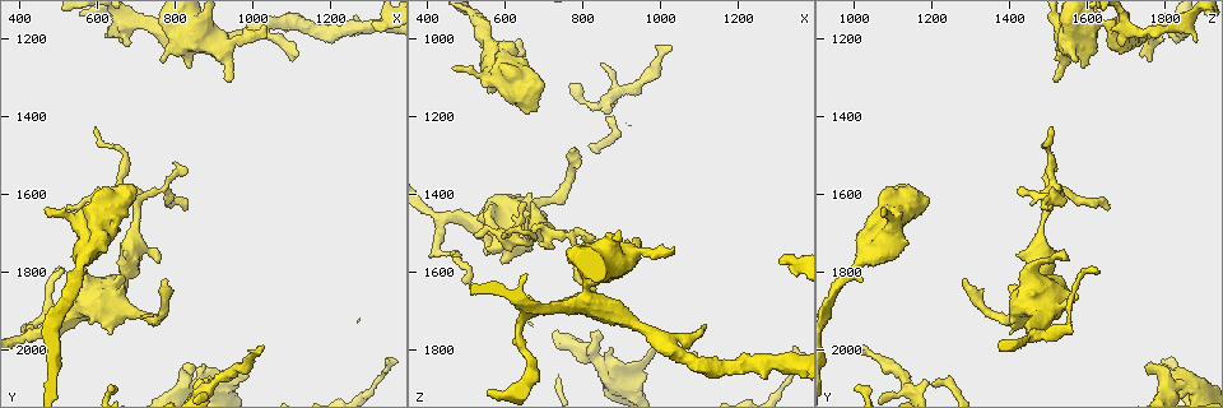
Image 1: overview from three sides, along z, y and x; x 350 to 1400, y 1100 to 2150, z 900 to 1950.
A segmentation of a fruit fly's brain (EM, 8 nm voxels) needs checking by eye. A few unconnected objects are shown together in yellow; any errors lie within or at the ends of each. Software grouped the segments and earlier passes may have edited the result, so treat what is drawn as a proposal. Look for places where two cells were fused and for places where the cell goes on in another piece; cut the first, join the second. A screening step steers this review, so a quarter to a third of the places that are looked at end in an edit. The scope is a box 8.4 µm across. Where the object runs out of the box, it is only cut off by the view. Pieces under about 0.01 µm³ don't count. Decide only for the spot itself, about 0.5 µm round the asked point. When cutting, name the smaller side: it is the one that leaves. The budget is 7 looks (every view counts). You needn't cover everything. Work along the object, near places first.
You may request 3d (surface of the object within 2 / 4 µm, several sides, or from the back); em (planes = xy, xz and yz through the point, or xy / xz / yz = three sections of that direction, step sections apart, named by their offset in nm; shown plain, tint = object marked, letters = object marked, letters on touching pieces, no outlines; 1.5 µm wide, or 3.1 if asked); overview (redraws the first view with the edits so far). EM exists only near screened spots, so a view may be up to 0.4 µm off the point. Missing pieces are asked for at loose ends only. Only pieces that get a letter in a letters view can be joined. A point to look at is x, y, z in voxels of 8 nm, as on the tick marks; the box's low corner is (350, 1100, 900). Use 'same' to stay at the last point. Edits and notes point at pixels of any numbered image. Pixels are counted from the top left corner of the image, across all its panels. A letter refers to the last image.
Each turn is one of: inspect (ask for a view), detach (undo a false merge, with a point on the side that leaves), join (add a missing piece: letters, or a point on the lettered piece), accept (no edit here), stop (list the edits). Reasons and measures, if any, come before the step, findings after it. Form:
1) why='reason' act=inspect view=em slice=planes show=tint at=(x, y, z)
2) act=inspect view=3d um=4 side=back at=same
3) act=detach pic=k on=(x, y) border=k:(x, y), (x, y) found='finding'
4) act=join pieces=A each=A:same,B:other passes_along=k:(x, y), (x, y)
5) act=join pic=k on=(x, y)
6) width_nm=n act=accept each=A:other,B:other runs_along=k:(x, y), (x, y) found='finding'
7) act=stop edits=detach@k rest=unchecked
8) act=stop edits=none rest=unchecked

why='free end' act=inspect view=em slice=xy step=4 show=tint at=(1310, 1175, 1565)

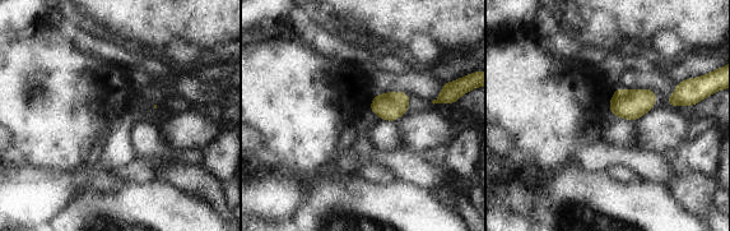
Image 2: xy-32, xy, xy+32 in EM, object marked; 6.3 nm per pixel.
act=inspect view=em slice=xy step=4 show=letters at=same

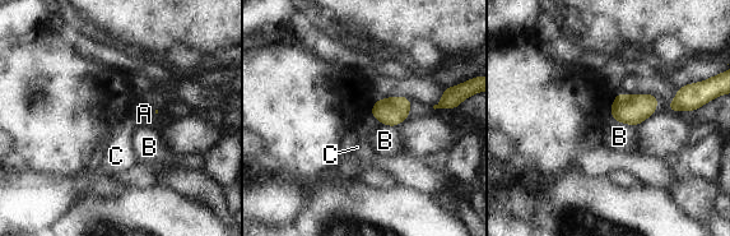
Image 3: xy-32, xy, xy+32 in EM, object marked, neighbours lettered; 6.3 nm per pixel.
act=accept each=A:other,B:other,C:other border=3:(618, 121), (635, 126) found='no lettered piece goes on from it'

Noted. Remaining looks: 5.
why='branch stops here' act=inspect view=em slice=planes show=letters at=(1035, 1175, 1545)

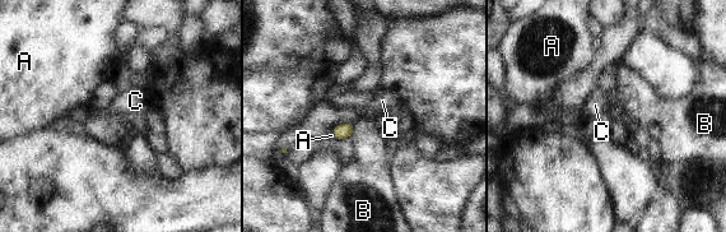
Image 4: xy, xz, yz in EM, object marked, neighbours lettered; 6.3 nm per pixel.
act=accept each=A:other,B:other,C:other border=4:(354, 124), (354, 131), (349, 137) found='none of them fits'

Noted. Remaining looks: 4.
why='thick turns thin' act=inspect view=3d um=2 at=(925, 1200, 1720)

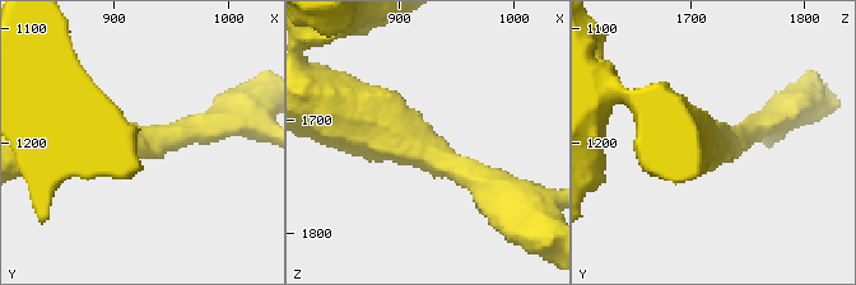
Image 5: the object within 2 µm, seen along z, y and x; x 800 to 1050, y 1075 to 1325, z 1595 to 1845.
arm_widths_nm=220,480 act=inspect view=em slice=planes show=letters at=(922, 1200, 1726)

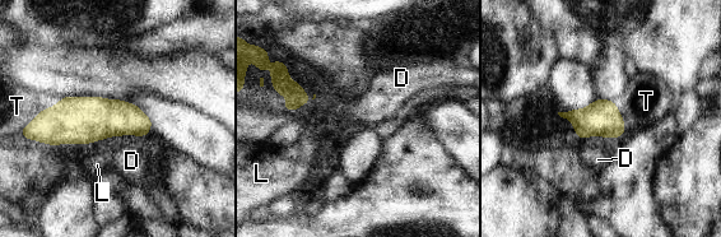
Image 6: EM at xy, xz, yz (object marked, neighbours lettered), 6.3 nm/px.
width_nm=220 act=accept each=D:other,L:other,T:other found='one cell here'

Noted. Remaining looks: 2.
act=stop edits=none rest=unchecked

